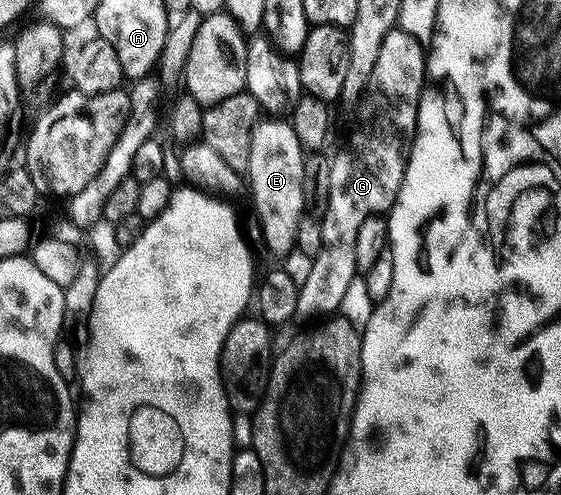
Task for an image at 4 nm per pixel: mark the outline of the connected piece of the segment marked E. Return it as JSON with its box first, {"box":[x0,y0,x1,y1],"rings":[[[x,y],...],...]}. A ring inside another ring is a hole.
{"box":[246,118,306,258],"rings":[[[264,118],[256,125],[252,134],[250,166],[246,180],[252,183],[252,204],[260,219],[260,230],[264,234],[264,244],[280,258],[293,255],[298,238],[298,222],[306,214],[304,211],[304,191],[302,174],[306,153],[294,138],[291,123],[280,118]]]}

